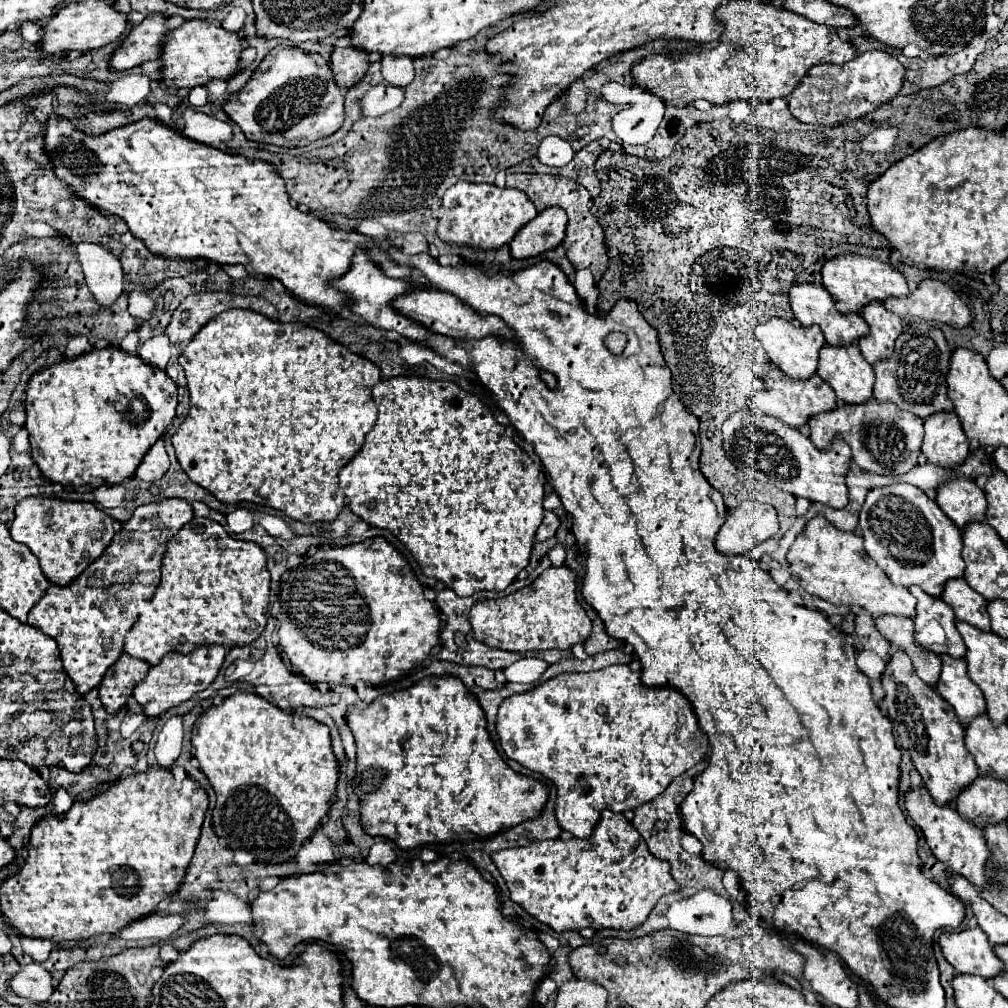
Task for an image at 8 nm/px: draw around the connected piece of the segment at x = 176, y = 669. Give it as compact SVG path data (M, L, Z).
M200 645L194 649L194 653L168 653L162 657L162 663L150 667L148 675L142 679L142 683L136 685L134 689L134 699L142 705L148 717L158 717L170 707L190 699L194 693L206 689L214 677L218 675L222 663L224 663L226 649L220 645Z

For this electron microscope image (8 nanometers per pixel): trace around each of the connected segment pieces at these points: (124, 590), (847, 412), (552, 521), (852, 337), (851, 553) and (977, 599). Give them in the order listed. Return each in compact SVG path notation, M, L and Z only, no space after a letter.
M162 499L136 507L130 521L122 525L118 537L112 539L102 557L90 563L70 585L52 585L46 589L42 601L30 609L28 623L56 639L64 671L80 695L98 687L106 669L122 655L124 637L138 617L138 609L132 605L152 599L160 583L166 543L192 517L194 509L186 499Z
M870 397L866 405L838 405L830 413L810 417L810 439L818 449L826 449L834 435L842 435L852 449L852 459L860 469L878 475L900 475L918 463L920 445L924 439L924 421L898 409L892 401L876 401Z
M546 511L546 513L544 513L544 521L542 521L542 525L538 527L538 531L536 531L536 541L546 541L546 539L550 539L550 537L556 533L558 525L560 525L560 521L558 521L556 513Z
M796 283L790 289L790 307L800 325L818 323L828 345L848 345L868 333L868 323L864 317L860 313L838 313L838 309L834 309L834 297L830 297L828 289L820 283Z
M822 513L818 517L812 517L806 523L806 529L796 537L788 551L788 563L792 573L798 575L798 583L804 591L822 597L834 605L860 605L866 607L872 615L904 615L914 617L916 615L916 599L914 595L900 585L894 585L874 561L870 561L870 555L864 551L862 535L856 535L854 531L846 533L842 529L834 529Z
M956 577L954 581L946 583L942 599L954 609L956 619L966 621L982 631L990 629L986 599L982 595L978 595L974 589L970 589L962 577Z

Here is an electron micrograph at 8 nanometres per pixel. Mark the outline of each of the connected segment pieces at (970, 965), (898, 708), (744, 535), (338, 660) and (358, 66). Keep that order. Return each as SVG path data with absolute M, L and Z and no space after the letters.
M978 927L964 931L942 931L938 945L946 961L958 973L972 973L980 977L994 977L1004 969L1002 961L992 951L992 945L986 941L986 935Z
M900 649L890 655L880 683L886 691L886 715L892 719L898 739L910 753L912 763L922 775L926 789L938 805L952 803L962 787L978 777L974 757L970 757L968 749L964 747L964 725L958 721L954 709L950 709L950 705L936 693L936 689L926 685L914 673L910 657L906 657L906 653L902 653Z
M746 499L736 509L728 511L726 521L716 535L716 549L726 555L746 555L754 547L758 547L762 541L776 535L776 531L778 531L776 509L768 503L758 503L756 499Z
M372 537L354 545L346 545L346 547L318 547L318 551L314 555L306 555L304 563L296 569L288 569L278 585L278 601L280 601L280 615L276 617L276 629L278 629L278 645L280 651L284 653L284 657L292 663L294 671L300 673L306 681L310 683L318 683L318 681L326 681L332 685L354 685L356 681L366 681L372 685L380 685L386 681L396 679L400 673L412 669L416 663L424 661L430 653L430 649L438 643L438 629L440 629L440 617L436 615L434 603L424 599L424 589L422 585L416 581L408 561L384 539L384 537Z
M344 47L344 49L334 49L330 57L330 65L334 71L334 79L340 87L352 87L356 85L366 73L368 73L368 53L362 49L354 47Z

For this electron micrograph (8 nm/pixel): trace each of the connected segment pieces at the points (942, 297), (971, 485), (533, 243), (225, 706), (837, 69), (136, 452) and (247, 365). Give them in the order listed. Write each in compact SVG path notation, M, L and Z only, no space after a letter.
M938 279L920 281L910 295L890 297L890 301L884 301L884 307L902 319L920 317L926 321L948 323L952 327L964 327L972 319L968 305L950 285Z
M956 477L940 483L936 503L960 529L970 521L982 521L986 513L984 491L968 477Z
M550 207L540 211L514 235L510 243L510 253L516 259L526 259L554 249L562 243L566 233L566 213L564 209Z
M236 691L196 719L192 751L218 799L212 813L216 835L230 849L250 851L258 863L272 863L274 859L280 863L292 861L300 845L320 825L336 795L338 763L332 753L328 727L308 715L286 713L268 699L248 691Z
M882 49L866 51L844 65L814 65L788 97L788 107L798 121L810 125L856 121L882 107L886 101L894 99L904 87L904 73L906 69L902 67L902 63Z
M118 347L92 349L74 359L62 361L34 373L26 389L26 429L30 433L32 459L40 467L42 475L62 485L118 485L132 477L146 451L166 433L176 417L178 387L162 369L146 365L140 357L134 357Z
M232 309L232 311L220 313L218 317L214 317L214 321L208 321L198 331L198 337L194 337L194 341L190 341L190 345L184 349L178 361L184 367L186 381L188 381L190 411L186 419L182 421L182 425L178 427L178 431L172 435L172 445L176 449L178 463L182 465L186 475L200 487L208 489L222 503L252 501L256 505L274 507L302 523L334 521L346 503L346 497L338 487L338 471L360 451L360 447L364 445L366 433L374 427L376 417L378 417L378 409L374 405L372 391L370 391L380 381L378 365L368 361L366 357L352 353L348 347L330 339L320 329L314 329L302 323L284 325L280 321L270 321L268 317L262 317L262 313L254 313L252 309Z

